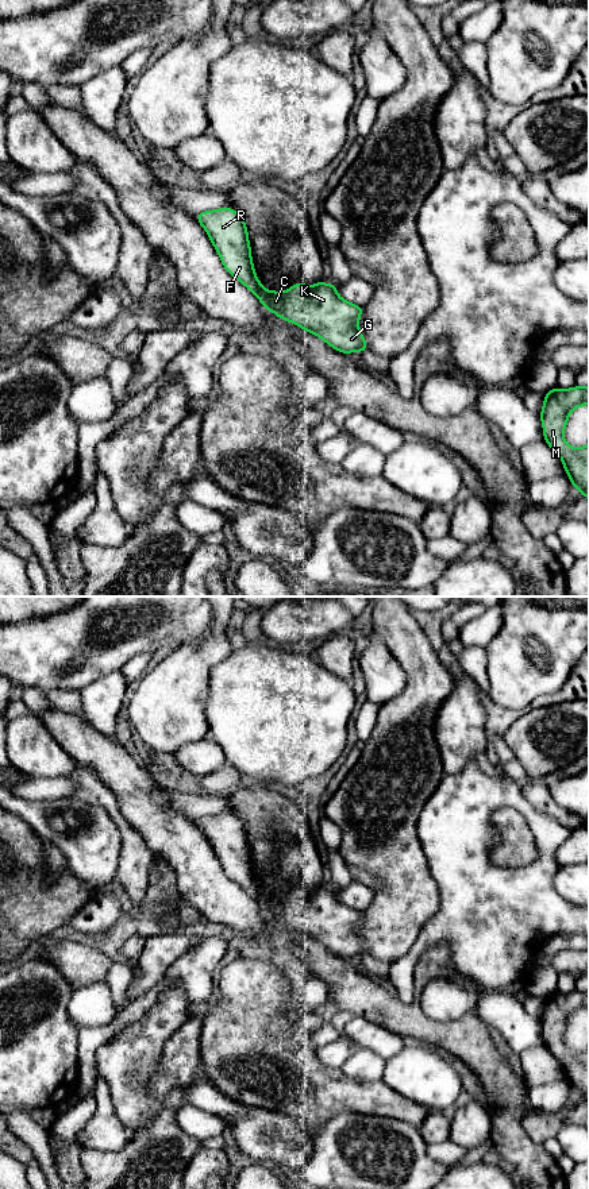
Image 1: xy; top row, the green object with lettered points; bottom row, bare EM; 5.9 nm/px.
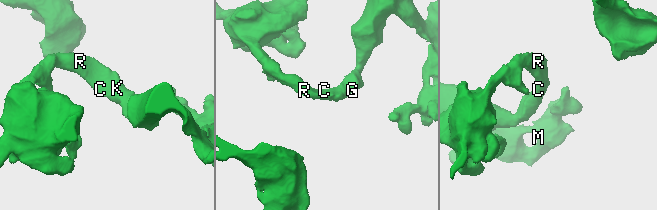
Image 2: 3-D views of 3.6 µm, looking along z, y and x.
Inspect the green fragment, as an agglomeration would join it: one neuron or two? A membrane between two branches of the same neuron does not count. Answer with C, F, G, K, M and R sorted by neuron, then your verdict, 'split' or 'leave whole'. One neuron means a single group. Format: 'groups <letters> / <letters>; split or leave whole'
groups C F G K M R; leave whole

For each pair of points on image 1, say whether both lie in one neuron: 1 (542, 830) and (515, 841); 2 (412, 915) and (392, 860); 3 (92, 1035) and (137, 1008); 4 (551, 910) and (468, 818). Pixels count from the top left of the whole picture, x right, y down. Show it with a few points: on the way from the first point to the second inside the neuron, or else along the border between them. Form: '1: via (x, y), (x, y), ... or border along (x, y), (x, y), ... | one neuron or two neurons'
1: border along (514, 809), (535, 844), (535, 859), (524, 865) | two neurons
2: via (407, 902), (407, 884), (403, 873) | one neuron
3: via (103, 1034), (126, 1018) | one neuron
4: via (522, 908), (476, 863), (476, 852), (472, 848) | one neuron

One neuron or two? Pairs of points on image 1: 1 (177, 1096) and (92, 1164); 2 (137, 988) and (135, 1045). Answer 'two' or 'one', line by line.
1: one
2: two

